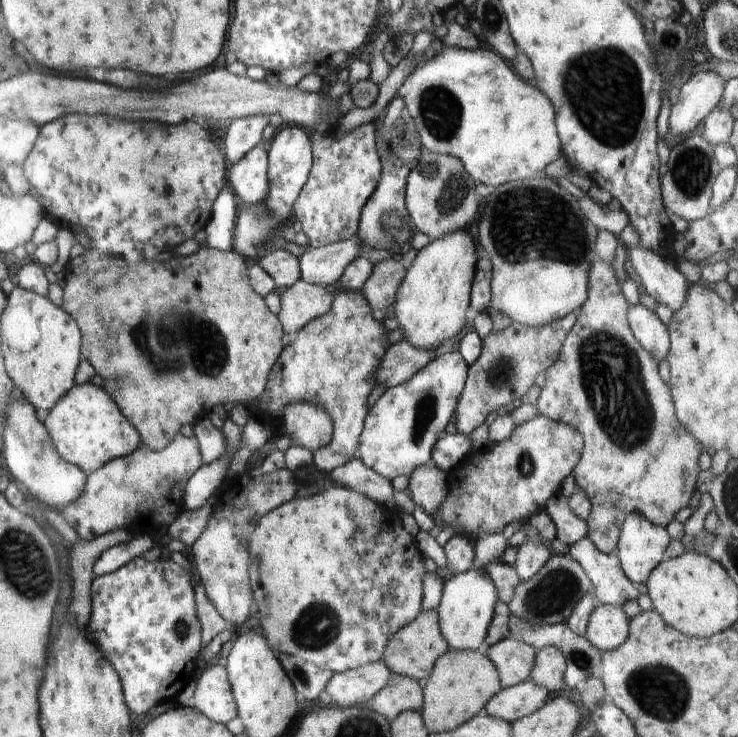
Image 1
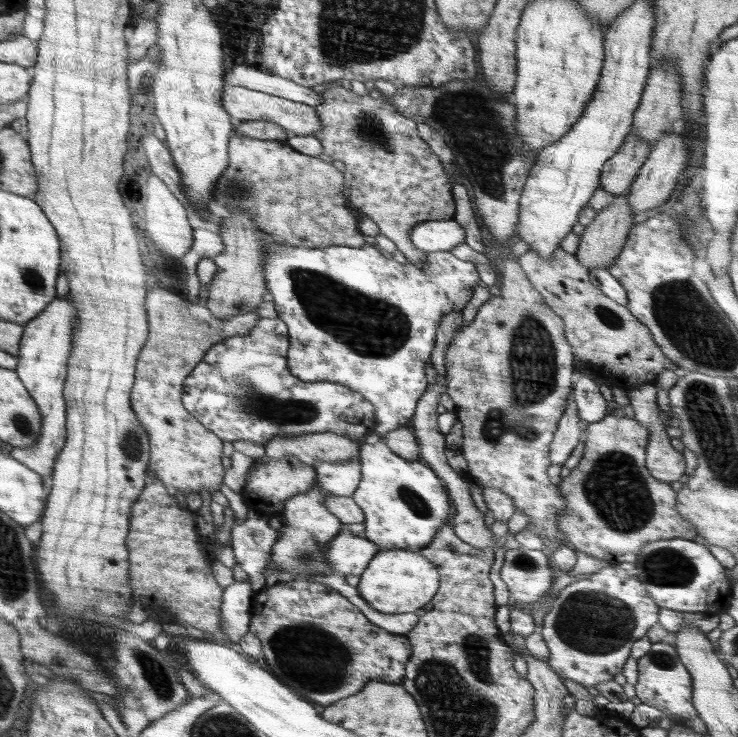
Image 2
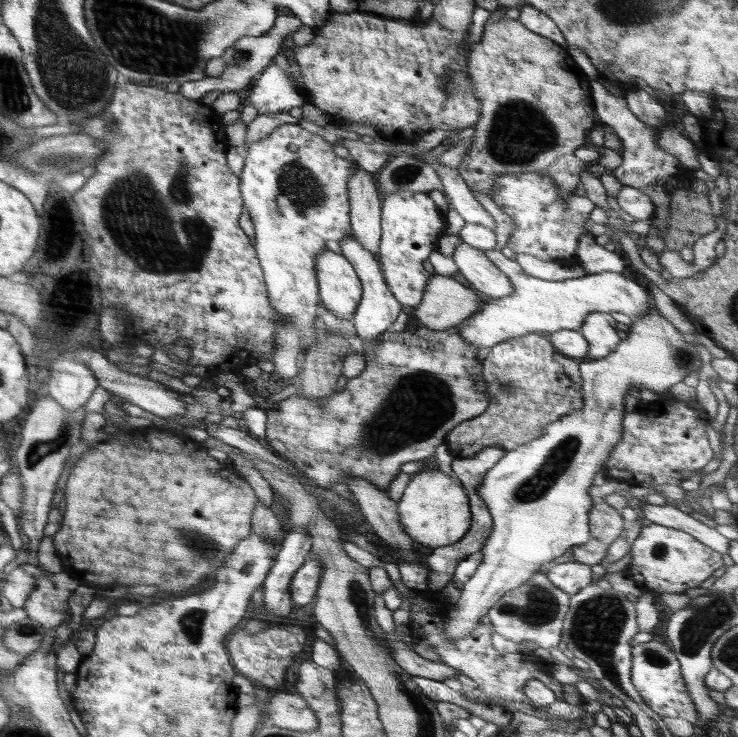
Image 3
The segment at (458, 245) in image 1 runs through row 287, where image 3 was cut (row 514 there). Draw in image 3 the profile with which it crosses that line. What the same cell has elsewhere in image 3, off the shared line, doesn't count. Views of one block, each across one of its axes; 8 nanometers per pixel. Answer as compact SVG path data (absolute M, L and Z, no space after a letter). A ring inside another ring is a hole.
M436 465L423 468L412 475L400 501L397 502L397 507L398 515L400 515L400 525L402 525L402 529L413 541L421 543L426 547L440 548L450 546L460 541L466 535L470 525L472 525L470 501L463 485L458 482L458 479L459 477L452 478L452 476L444 474L444 471L440 470L440 467Z

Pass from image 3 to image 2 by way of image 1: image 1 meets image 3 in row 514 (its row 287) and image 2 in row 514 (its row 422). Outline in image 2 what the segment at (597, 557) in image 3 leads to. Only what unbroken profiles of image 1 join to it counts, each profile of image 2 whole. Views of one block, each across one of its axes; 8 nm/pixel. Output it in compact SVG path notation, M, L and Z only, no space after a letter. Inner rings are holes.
M620 411L610 412L598 422L584 427L585 442L582 458L570 475L562 477L558 490L565 498L565 511L556 522L564 532L566 540L574 545L576 551L584 552L592 558L604 560L610 565L623 562L634 563L644 544L658 540L680 539L693 540L697 534L692 524L684 521L676 508L677 492L669 484L650 478L645 463L646 447L650 432L636 419L628 418Z

